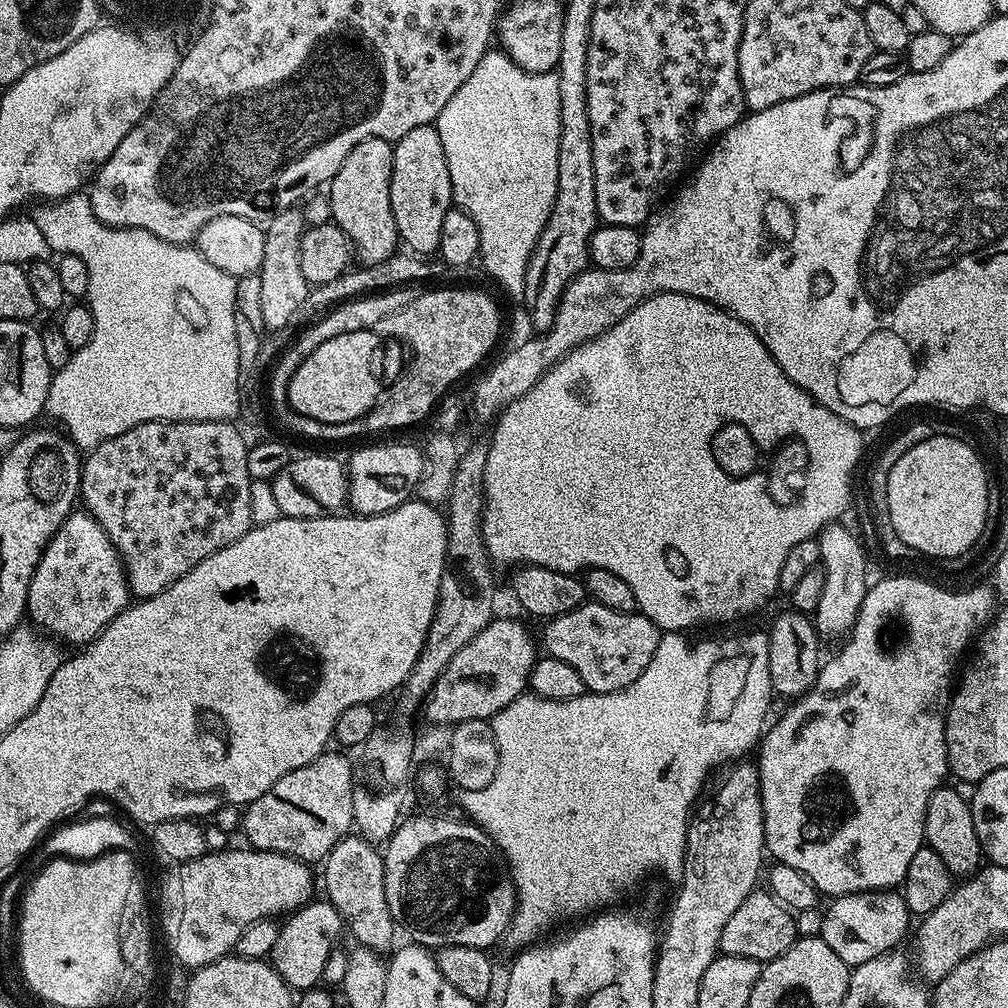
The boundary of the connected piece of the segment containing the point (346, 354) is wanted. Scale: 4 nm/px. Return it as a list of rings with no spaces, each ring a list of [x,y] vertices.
[[[372,330],[338,334],[338,338],[322,342],[322,346],[318,346],[290,378],[289,406],[298,415],[326,424],[346,423],[364,417],[382,396],[382,381],[376,365],[376,350],[381,343],[381,337]]]

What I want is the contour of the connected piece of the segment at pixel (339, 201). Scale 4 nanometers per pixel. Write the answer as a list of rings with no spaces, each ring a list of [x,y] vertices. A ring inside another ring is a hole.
[[[382,138],[358,142],[346,162],[327,185],[326,195],[332,207],[331,223],[337,224],[348,236],[349,245],[360,255],[361,265],[377,264],[397,251],[400,235],[390,206],[390,174],[392,173],[393,145]]]

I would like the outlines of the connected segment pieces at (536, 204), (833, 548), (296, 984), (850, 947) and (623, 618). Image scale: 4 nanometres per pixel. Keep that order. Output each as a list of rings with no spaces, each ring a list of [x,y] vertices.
[[[489,50],[474,66],[474,74],[458,86],[454,98],[442,106],[442,110],[435,118],[434,126],[438,130],[438,138],[442,138],[442,150],[446,150],[446,166],[450,170],[450,186],[455,207],[461,208],[470,218],[474,218],[474,226],[478,226],[478,238],[480,239],[479,263],[484,263],[484,268],[516,298],[524,295],[524,275],[526,266],[532,257],[534,246],[550,218],[550,210],[554,206],[554,198],[558,194],[558,138],[560,137],[560,115],[558,114],[558,78],[555,71],[551,72],[527,72],[515,64],[508,53],[503,50]]]
[[[840,522],[830,524],[818,537],[820,542],[820,558],[824,570],[824,585],[822,586],[822,602],[818,602],[814,613],[814,623],[816,631],[824,638],[828,638],[828,636],[844,638],[851,633],[852,627],[856,625],[856,616],[860,612],[864,596],[870,587],[868,564],[864,561],[864,548],[860,545],[859,538],[850,529],[843,528],[842,525],[843,523]]]
[[[313,899],[303,908],[296,909],[280,924],[280,933],[272,947],[270,963],[289,988],[315,988],[322,981],[326,960],[330,957],[332,949],[341,943],[340,932],[342,936],[344,931],[344,922],[340,919],[336,907],[329,904],[327,899]]]
[[[896,890],[878,892],[855,892],[835,897],[829,908],[823,909],[824,921],[820,936],[850,966],[870,962],[870,958],[878,958],[883,952],[891,952],[896,944],[908,932],[910,913],[903,895]]]
[[[586,602],[566,614],[551,617],[545,624],[548,625],[544,628],[544,640],[542,636],[543,651],[569,666],[574,666],[574,670],[578,670],[582,677],[585,689],[592,694],[617,692],[630,686],[630,682],[634,682],[634,678],[638,678],[638,674],[642,674],[642,670],[650,666],[662,635],[661,629],[654,622],[650,622],[650,618],[640,615],[639,611],[619,612],[595,602]]]

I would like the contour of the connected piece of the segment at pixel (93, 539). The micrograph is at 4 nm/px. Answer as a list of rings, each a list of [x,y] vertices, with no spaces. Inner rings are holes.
[[[87,510],[69,512],[60,529],[50,538],[34,570],[34,578],[28,591],[27,615],[32,615],[49,632],[45,632],[49,637],[83,646],[97,640],[107,624],[118,618],[118,614],[122,614],[129,603],[128,575],[124,572],[124,563],[120,561],[116,547],[112,545],[100,523]]]

